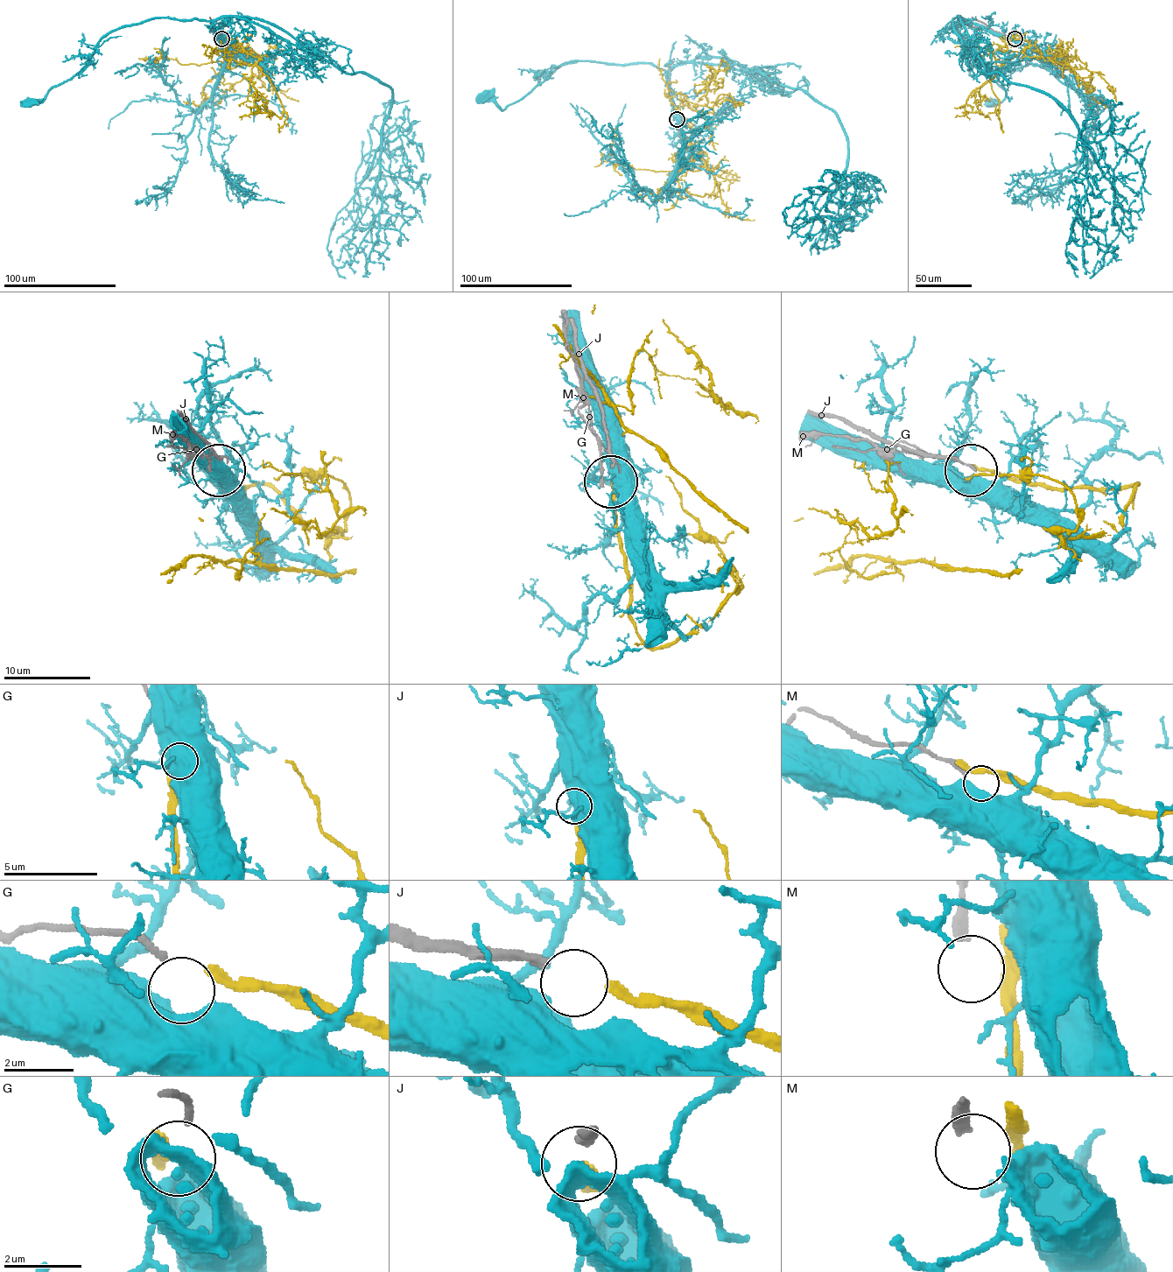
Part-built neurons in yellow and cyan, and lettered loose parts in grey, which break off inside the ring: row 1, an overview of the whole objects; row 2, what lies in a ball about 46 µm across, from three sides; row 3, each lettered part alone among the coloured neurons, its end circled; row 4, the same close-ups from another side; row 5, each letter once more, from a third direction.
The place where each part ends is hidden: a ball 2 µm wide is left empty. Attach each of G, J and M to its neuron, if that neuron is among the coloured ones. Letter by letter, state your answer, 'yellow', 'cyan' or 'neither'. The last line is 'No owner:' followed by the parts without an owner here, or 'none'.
G: neither
J: yellow
M: neither
No owner: G, M

